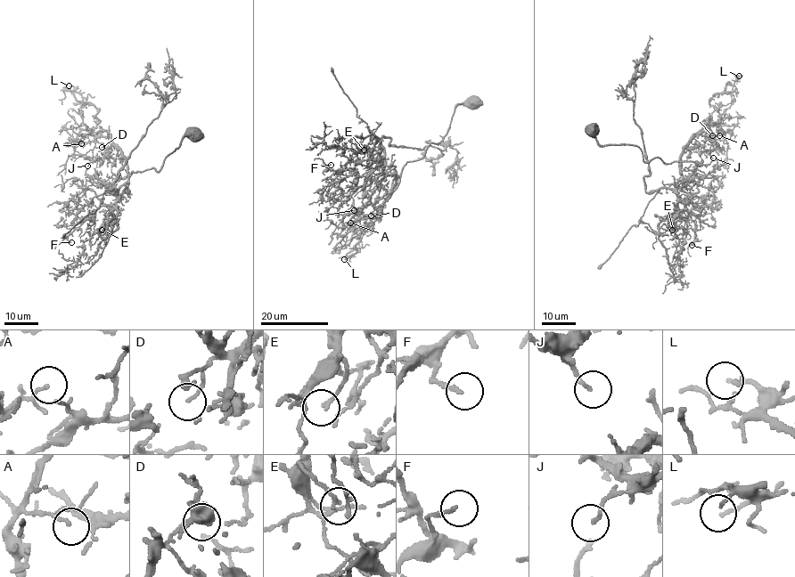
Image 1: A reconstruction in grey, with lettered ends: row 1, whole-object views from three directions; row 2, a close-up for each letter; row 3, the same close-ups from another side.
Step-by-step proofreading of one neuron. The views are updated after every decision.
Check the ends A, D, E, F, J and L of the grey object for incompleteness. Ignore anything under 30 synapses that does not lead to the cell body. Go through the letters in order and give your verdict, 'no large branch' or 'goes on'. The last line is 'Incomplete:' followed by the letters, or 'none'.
A: no large branch
D: no large branch
E: no large branch
F: no large branch
J: no large branch
L: no large branch
Incomplete: none

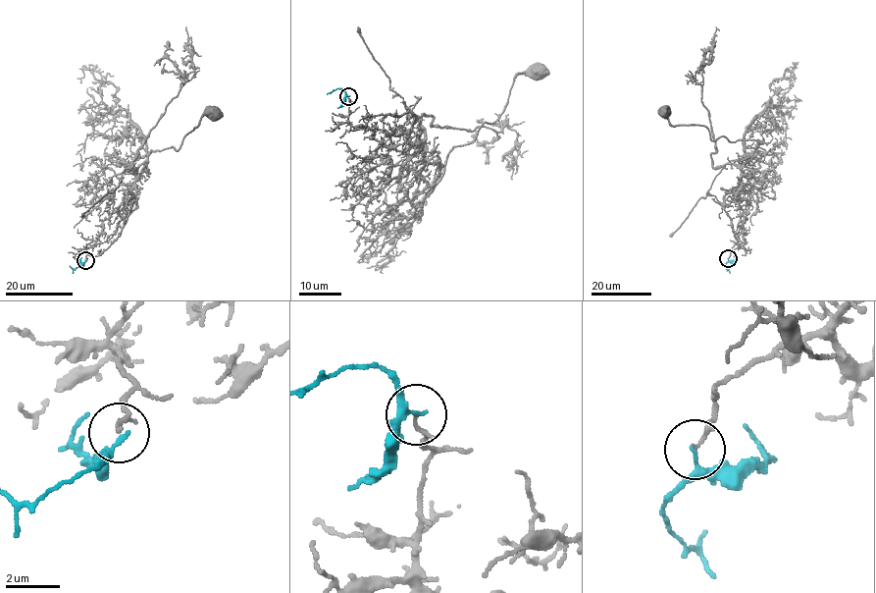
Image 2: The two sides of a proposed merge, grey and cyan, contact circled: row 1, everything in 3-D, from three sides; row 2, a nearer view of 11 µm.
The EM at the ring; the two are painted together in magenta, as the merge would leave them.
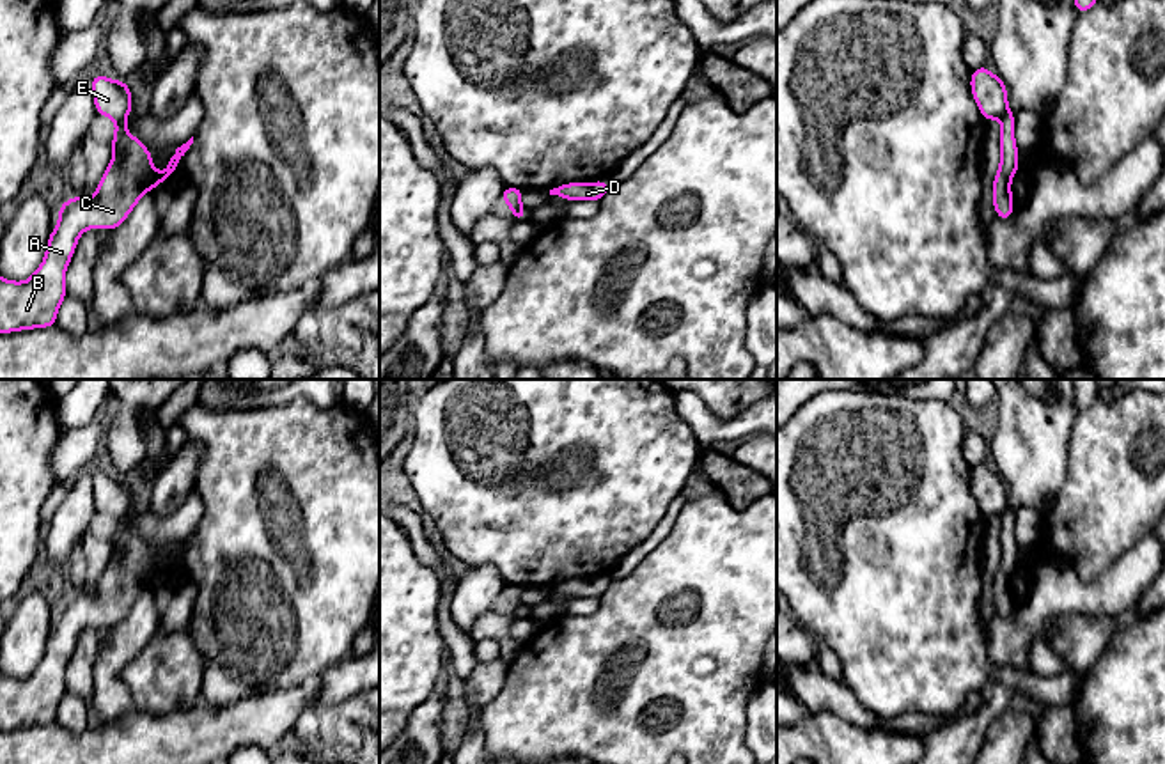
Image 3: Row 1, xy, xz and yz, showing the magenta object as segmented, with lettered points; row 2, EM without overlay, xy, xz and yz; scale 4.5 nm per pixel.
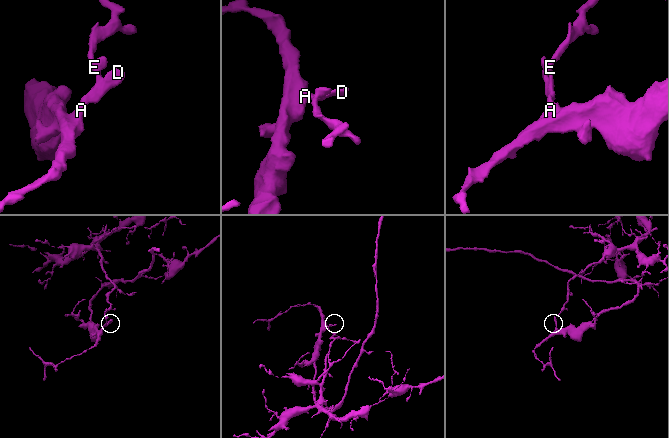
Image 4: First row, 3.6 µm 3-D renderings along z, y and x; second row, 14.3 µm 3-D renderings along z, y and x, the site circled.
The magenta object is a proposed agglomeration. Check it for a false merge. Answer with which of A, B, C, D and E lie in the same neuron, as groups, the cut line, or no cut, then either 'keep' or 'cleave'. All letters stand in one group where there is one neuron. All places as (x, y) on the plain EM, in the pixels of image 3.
A B C D / E | xy (125, 514), (117, 520) | cleave

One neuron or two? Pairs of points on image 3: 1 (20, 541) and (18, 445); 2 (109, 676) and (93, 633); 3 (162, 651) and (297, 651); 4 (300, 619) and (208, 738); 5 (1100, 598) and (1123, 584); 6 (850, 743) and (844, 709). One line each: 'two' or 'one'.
1: one
2: two
3: two
4: two
5: one
6: two

